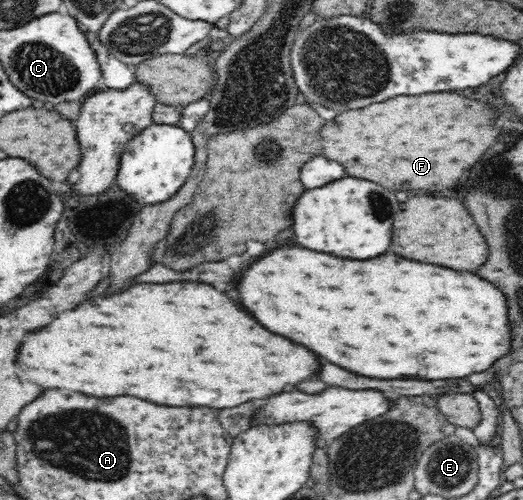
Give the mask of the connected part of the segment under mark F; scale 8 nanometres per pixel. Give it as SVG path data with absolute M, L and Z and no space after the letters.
M424 94L424 96L396 96L392 100L371 104L364 108L337 113L334 120L320 128L320 152L327 160L340 162L348 176L372 180L392 192L400 190L448 190L462 174L472 168L480 156L496 142L498 130L492 126L492 110L488 104L462 98L458 94Z

